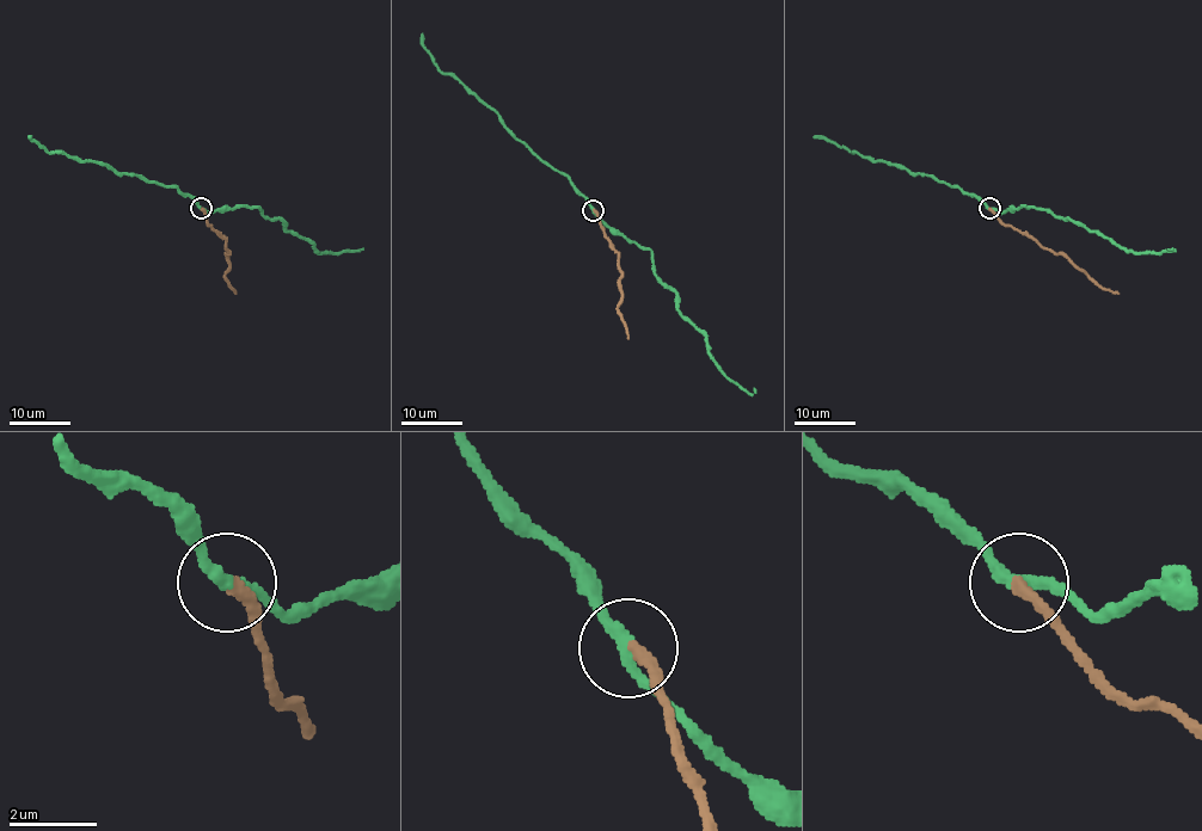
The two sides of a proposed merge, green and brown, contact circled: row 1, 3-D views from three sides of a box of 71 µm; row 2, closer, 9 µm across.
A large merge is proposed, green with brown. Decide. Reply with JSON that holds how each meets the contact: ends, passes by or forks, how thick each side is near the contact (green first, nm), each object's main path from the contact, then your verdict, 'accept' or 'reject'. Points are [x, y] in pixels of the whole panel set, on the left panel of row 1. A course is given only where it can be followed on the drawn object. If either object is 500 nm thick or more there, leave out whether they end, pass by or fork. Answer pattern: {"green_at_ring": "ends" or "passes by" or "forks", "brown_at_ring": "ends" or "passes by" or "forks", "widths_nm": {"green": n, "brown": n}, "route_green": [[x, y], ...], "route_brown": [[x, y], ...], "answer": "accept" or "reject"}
{"green_at_ring": "passes by", "brown_at_ring": "ends", "widths_nm": {"green": 280, "brown": 280}, "route_green": [[201, 208], [213, 213], [258, 207], [318, 252], [362, 248]], "route_brown": [[202, 208], [209, 225], [225, 240], [230, 252], [225, 279], [235, 293]], "answer": "reject"}

